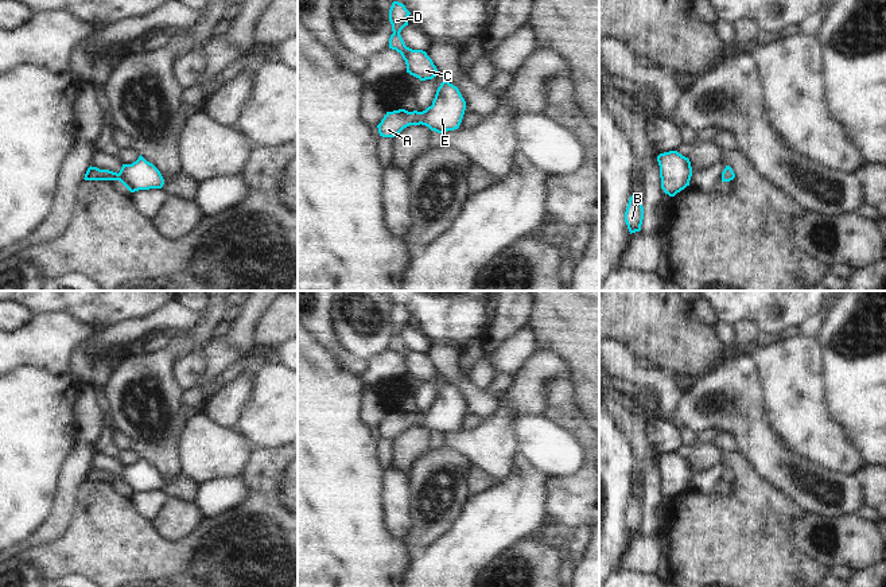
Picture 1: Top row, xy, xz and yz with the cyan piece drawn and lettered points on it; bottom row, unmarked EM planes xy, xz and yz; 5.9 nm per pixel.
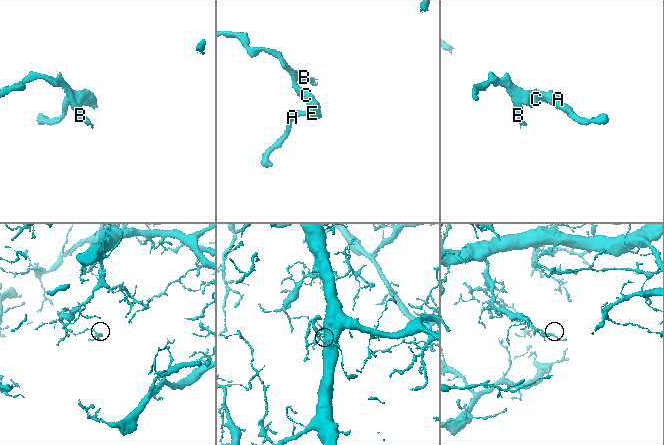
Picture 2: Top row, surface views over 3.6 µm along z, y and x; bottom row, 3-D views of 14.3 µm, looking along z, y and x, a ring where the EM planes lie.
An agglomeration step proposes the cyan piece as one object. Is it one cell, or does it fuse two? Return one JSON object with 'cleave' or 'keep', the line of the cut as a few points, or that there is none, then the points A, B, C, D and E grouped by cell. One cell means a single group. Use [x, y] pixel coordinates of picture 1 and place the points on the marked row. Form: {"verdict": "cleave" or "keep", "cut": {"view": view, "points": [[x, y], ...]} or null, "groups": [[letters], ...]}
{"verdict": "keep", "cut": null, "groups": [["A", "B", "C", "D", "E"]]}

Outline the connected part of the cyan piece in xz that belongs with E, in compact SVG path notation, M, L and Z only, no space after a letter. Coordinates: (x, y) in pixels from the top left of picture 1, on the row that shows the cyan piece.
M446 79L438 88L432 105L425 110L386 112L377 128L382 137L395 137L404 128L420 124L438 133L444 133L459 128L465 110L466 101L459 89Z

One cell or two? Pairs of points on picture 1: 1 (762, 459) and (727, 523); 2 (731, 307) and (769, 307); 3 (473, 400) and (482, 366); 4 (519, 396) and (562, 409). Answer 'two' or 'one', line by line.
1: two
2: one
3: two
4: two

